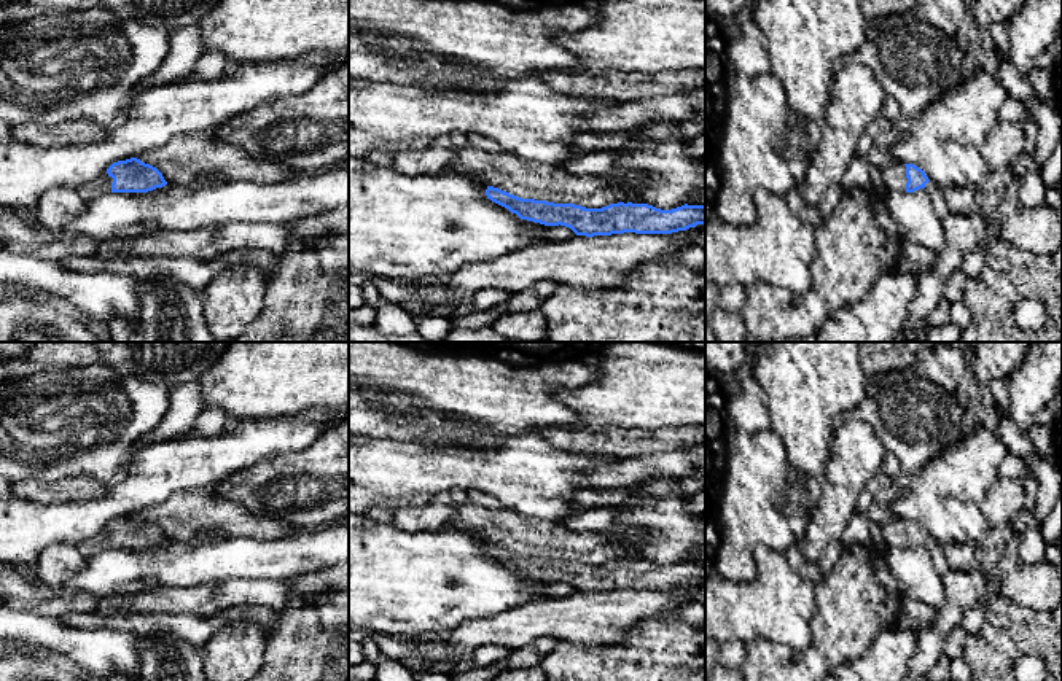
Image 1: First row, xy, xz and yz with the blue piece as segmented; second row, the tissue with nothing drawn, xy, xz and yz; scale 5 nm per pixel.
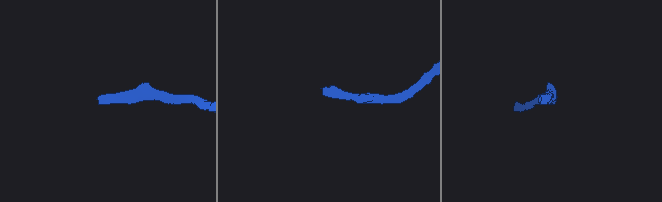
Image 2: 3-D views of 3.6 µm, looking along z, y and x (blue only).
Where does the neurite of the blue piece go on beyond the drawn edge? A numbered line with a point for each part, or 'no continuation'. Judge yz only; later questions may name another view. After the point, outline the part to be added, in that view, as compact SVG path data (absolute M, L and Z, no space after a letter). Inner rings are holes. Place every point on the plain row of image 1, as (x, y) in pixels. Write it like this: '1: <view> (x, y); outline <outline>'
1: yz (895, 535); outline M893 519L890 523L882 527L884 538L888 547L906 549L906 522L901 519Z

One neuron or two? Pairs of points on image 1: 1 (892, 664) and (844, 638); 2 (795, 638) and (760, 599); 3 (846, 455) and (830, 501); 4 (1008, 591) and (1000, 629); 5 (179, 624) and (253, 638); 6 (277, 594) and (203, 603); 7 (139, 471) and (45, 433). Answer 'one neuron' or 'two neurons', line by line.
1: two neurons
2: one neuron
3: one neuron
4: two neurons
5: two neurons
6: one neuron
7: two neurons

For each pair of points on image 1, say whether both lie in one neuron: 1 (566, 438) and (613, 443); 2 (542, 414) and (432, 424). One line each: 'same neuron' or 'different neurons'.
1: same neuron
2: same neuron

